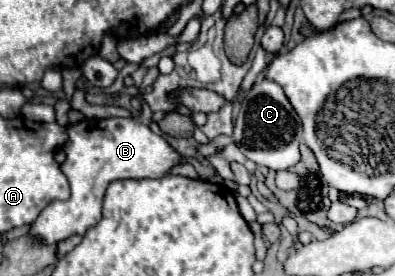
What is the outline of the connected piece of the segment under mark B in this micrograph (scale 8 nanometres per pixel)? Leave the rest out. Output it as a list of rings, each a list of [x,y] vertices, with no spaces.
[[[143,95],[140,101],[143,108],[138,117],[100,119],[100,121],[84,119],[68,127],[68,143],[64,145],[66,161],[62,163],[60,169],[68,177],[70,199],[52,201],[32,223],[28,231],[32,233],[32,237],[40,237],[40,241],[56,245],[72,235],[84,235],[102,217],[102,197],[110,181],[162,177],[170,171],[172,165],[184,161],[184,157],[180,157],[160,135],[150,131],[152,111]]]

